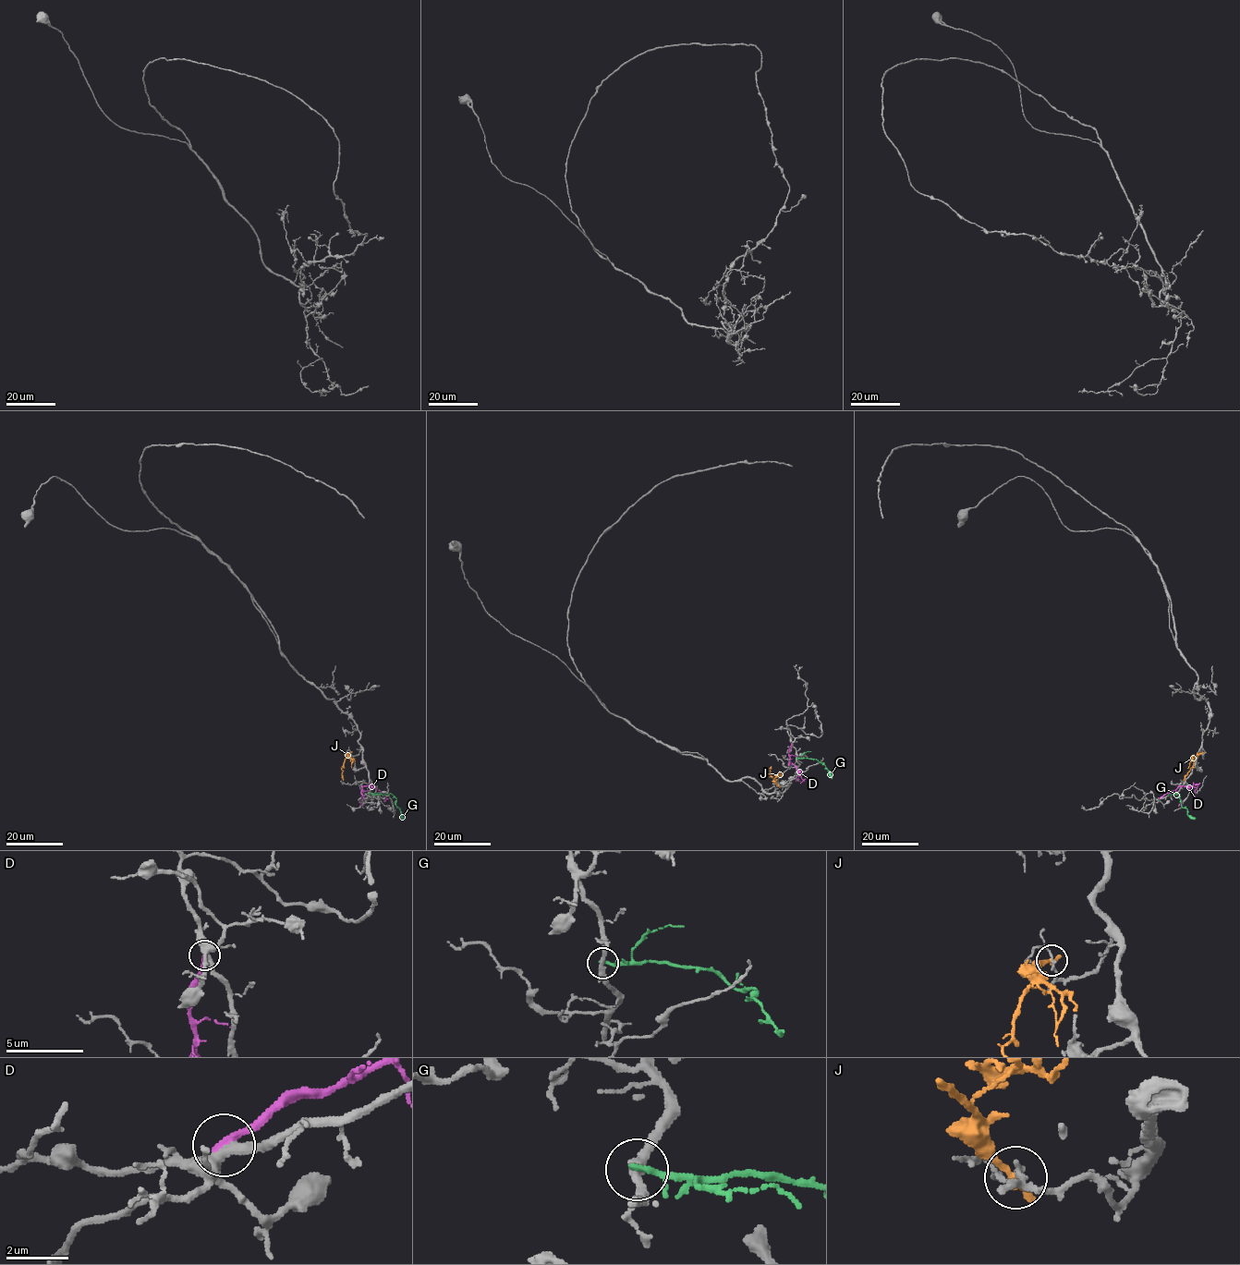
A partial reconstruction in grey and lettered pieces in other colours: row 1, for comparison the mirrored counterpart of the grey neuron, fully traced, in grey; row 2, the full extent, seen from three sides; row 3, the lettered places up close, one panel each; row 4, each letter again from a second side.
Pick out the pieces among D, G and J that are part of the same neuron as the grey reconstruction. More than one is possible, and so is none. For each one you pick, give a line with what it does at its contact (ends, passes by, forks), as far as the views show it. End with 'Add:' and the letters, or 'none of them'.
Add: none of them

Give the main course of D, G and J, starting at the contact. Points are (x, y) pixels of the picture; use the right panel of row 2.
D: (1160, 797), (1179, 786), (1191, 786), (1196, 788), (1195, 797), (1198, 801)
G: (1175, 793), (1187, 814), (1196, 819)
J: (1202, 752), (1196, 757), (1183, 781)

